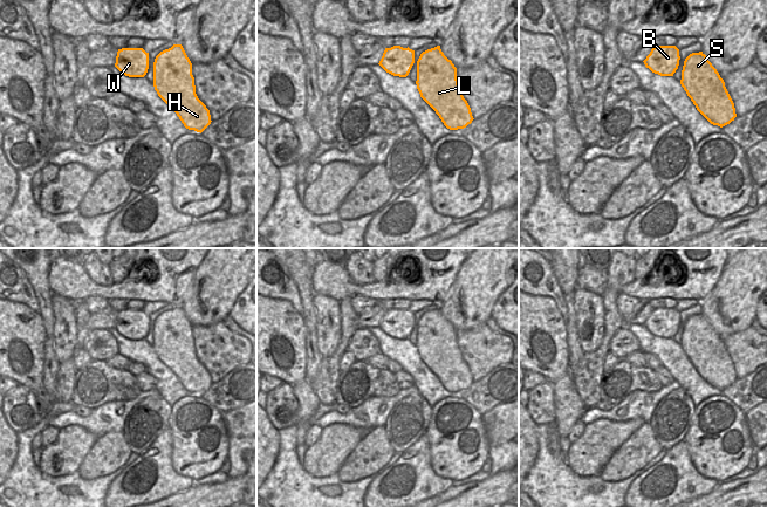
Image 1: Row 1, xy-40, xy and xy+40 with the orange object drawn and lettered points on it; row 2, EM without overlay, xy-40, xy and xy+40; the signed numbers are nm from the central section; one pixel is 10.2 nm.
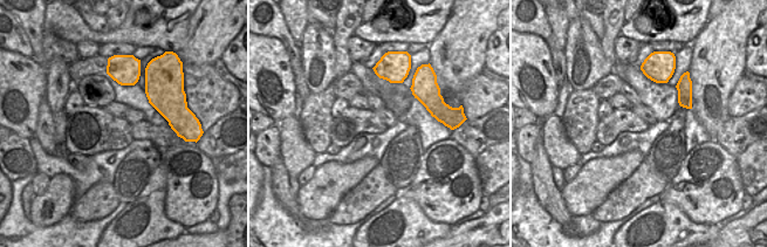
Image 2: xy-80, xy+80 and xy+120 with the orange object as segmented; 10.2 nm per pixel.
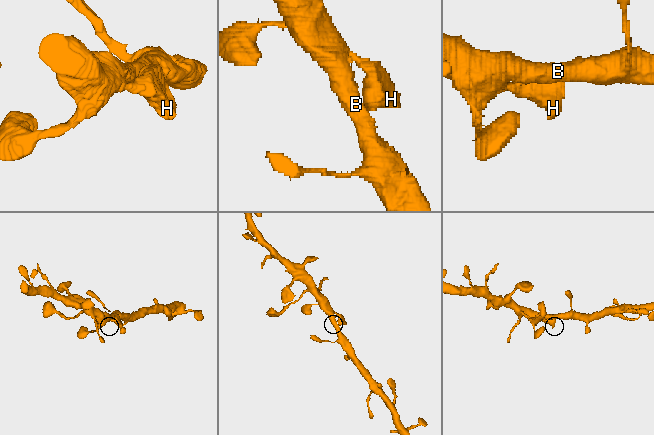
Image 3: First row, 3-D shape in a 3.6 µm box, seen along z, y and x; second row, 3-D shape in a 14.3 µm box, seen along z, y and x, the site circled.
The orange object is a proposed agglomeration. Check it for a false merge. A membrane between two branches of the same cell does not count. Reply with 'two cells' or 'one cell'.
one cell

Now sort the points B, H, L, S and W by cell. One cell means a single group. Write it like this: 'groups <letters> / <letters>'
groups B H L S W

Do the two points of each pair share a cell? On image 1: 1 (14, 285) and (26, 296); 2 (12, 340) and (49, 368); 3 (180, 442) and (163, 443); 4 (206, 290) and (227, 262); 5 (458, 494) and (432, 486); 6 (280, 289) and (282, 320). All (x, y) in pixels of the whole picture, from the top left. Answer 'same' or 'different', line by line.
1: same
2: different
3: different
4: same
5: different
6: different

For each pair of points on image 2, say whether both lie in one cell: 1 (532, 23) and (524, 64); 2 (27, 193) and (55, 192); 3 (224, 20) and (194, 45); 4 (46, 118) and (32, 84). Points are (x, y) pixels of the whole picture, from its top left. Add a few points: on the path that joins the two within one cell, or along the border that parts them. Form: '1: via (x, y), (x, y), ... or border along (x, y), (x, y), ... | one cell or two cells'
1: border along (522, 32), (538, 34), (547, 46), (548, 53) | two cells
2: border along (34, 194), (31, 201) | two cells
3: via (217, 25), (201, 40) | one cell
4: border along (45, 97), (39, 105), (38, 127), (35, 130) | two cells

